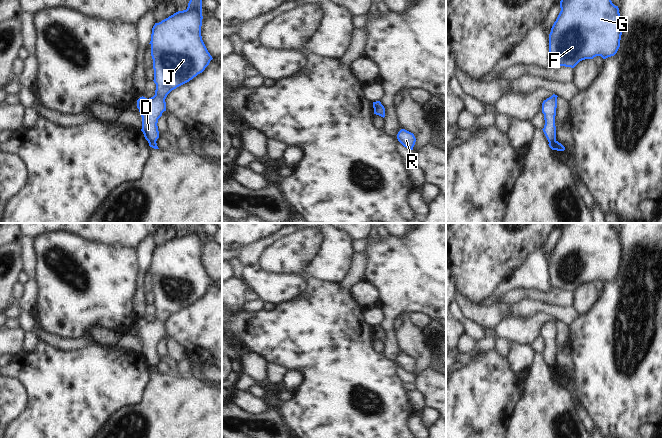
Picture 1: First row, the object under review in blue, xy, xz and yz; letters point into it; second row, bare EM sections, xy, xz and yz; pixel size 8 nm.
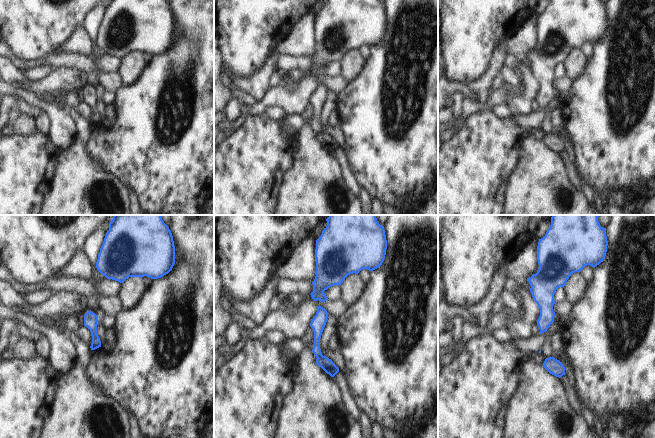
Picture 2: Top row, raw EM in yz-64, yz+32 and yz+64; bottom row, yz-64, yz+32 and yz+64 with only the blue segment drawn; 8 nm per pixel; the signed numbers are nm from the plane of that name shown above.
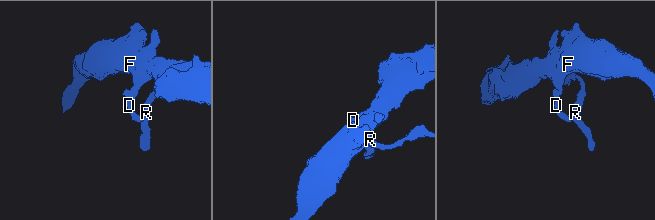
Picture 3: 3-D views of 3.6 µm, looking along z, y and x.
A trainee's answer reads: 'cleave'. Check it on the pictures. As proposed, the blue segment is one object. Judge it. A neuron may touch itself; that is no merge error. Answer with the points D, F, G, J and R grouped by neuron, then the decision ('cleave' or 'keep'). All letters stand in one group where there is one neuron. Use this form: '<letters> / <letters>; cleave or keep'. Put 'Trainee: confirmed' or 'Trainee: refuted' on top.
Trainee: confirmed
D F G J / R; cleave

